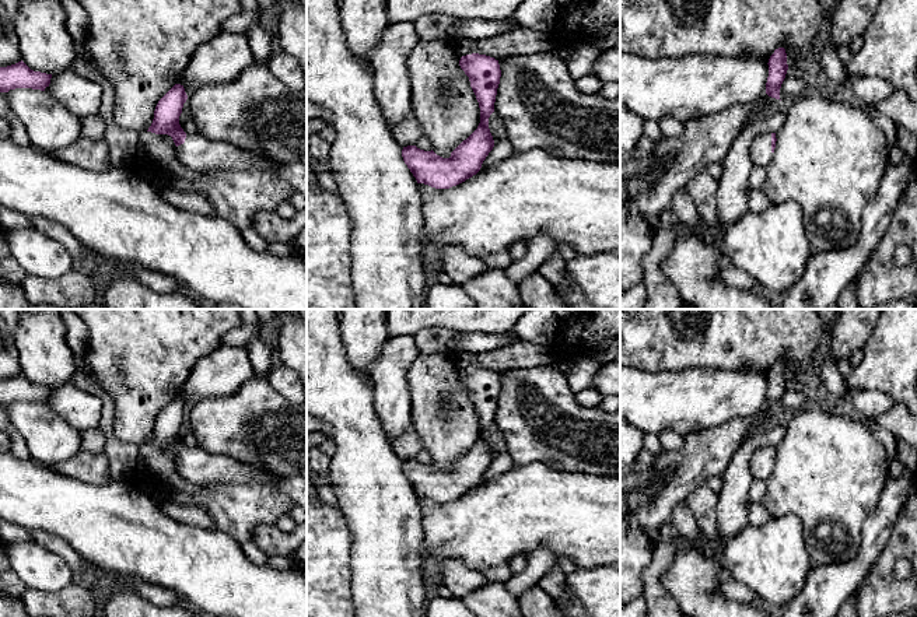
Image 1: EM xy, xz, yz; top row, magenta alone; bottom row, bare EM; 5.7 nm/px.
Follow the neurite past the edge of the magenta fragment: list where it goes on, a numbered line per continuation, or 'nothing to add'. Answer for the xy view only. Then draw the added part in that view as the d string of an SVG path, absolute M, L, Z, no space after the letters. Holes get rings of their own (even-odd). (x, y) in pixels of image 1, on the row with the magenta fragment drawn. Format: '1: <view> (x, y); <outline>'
1: xy (199, 153); M186 133L185 143L176 147L176 155L185 166L197 172L270 165L281 179L286 179L307 199L307 165L277 162L227 141L209 140L200 133Z

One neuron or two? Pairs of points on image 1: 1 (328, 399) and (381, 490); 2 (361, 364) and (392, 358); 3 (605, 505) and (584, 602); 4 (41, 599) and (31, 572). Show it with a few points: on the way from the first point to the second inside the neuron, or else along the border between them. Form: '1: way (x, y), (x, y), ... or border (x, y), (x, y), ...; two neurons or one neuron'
1: way (350, 421), (361, 445), (364, 467); one neuron
2: border (389, 337), (371, 364), (368, 377); two neurons
3: border (605, 565), (577, 568); two neurons
4: border (70, 582), (53, 592), (28, 589); two neurons

